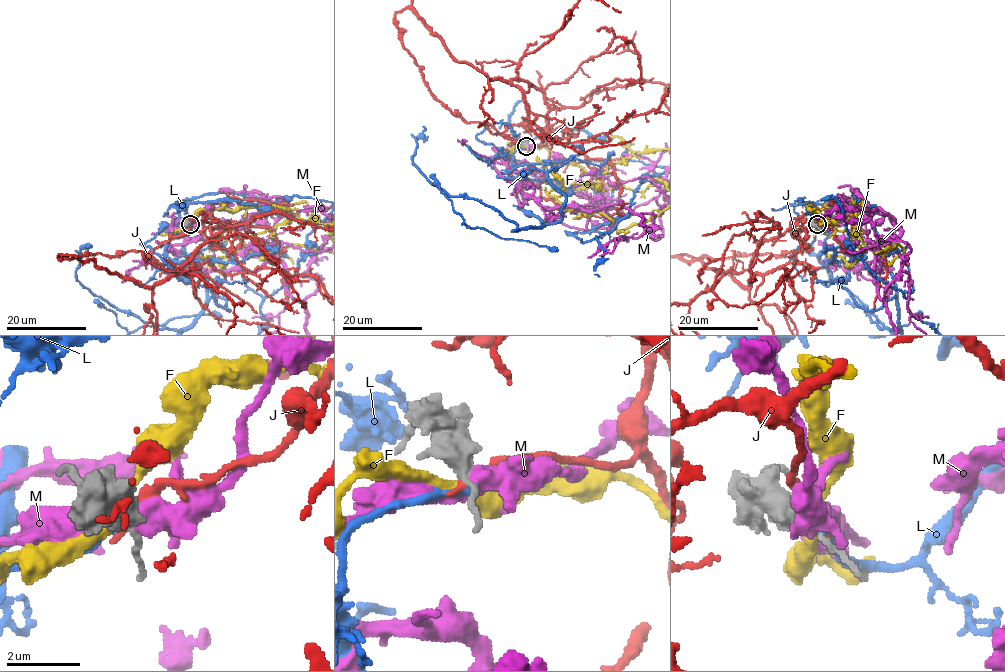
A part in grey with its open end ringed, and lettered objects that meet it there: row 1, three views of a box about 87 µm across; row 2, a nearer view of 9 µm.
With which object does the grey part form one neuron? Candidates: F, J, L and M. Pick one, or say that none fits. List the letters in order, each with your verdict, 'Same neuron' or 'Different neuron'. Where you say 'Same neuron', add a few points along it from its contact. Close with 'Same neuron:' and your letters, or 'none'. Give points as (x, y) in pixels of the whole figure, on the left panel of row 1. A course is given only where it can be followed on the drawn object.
F: Different neuron
J: Different neuron
L: Different neuron
M: Different neuron
Same neuron: none

